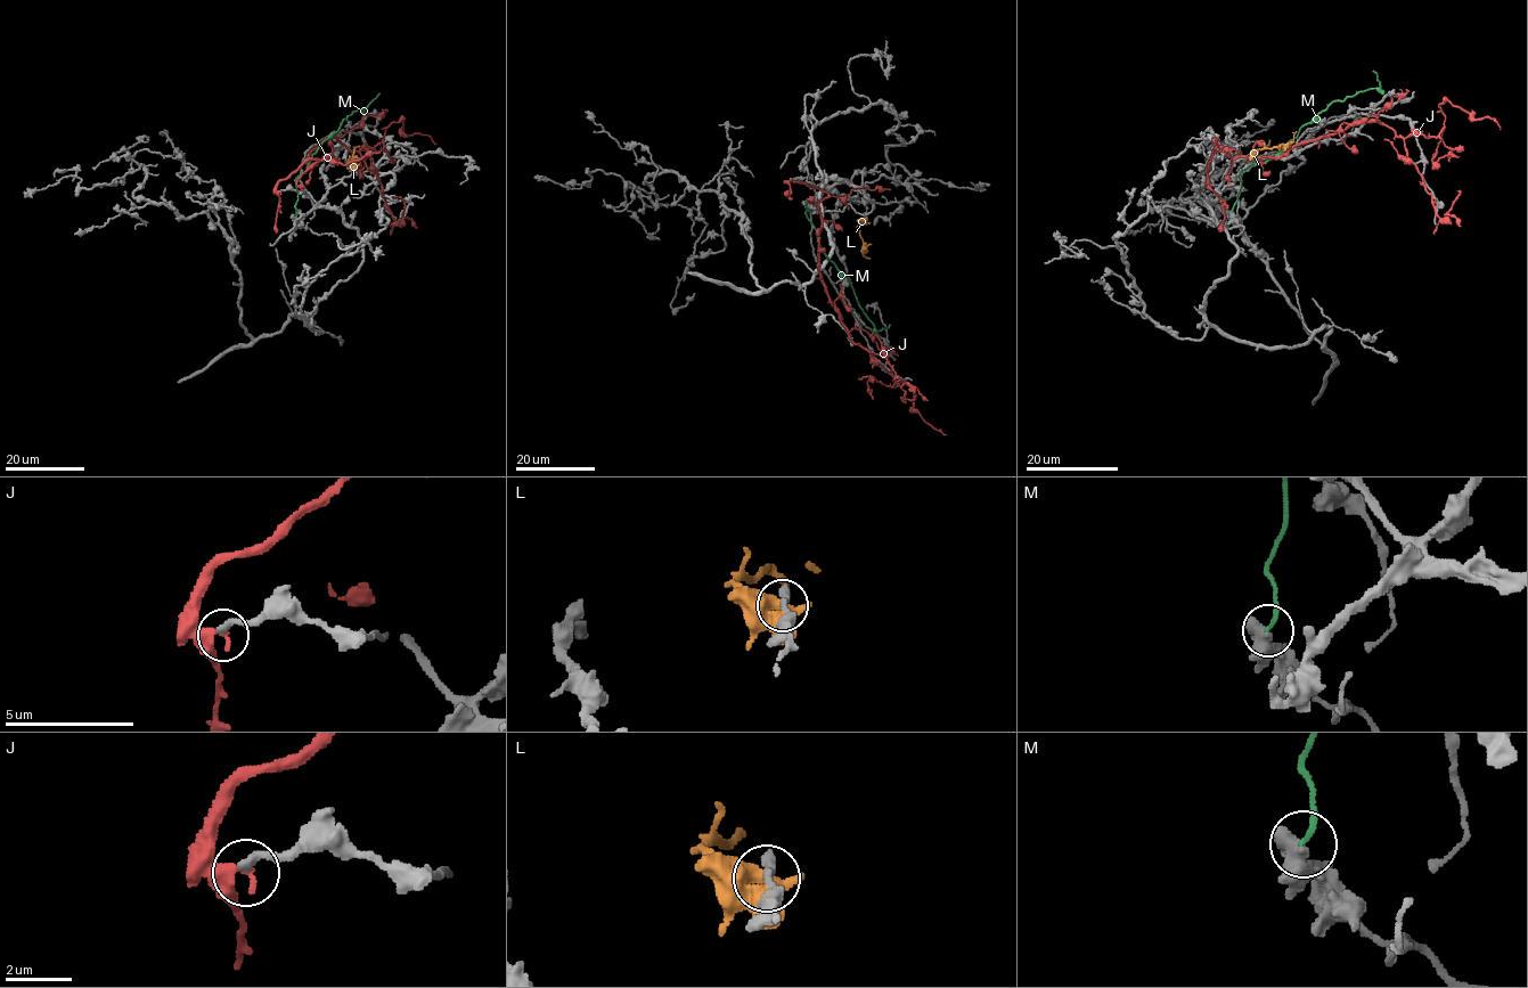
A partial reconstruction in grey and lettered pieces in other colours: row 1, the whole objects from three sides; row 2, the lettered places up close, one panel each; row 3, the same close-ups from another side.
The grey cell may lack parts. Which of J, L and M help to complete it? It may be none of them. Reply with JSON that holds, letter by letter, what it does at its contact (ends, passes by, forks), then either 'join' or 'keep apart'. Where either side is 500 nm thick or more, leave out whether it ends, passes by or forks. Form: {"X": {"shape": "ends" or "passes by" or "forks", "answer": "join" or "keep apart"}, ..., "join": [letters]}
{"J": {"shape": "ends", "answer": "keep apart"}, "L": {"answer": "keep apart"}, "M": {"shape": "ends", "answer": "keep apart"}, "join": []}

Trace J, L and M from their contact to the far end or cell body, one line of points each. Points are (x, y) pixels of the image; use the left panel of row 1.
J: (279, 193), (331, 137), (383, 150), (384, 131), (400, 120), (407, 136), (436, 145)
L: (354, 164), (348, 161), (359, 145)
M: (295, 215), (295, 178), (307, 170), (319, 145), (343, 120), (365, 108), (380, 94)

